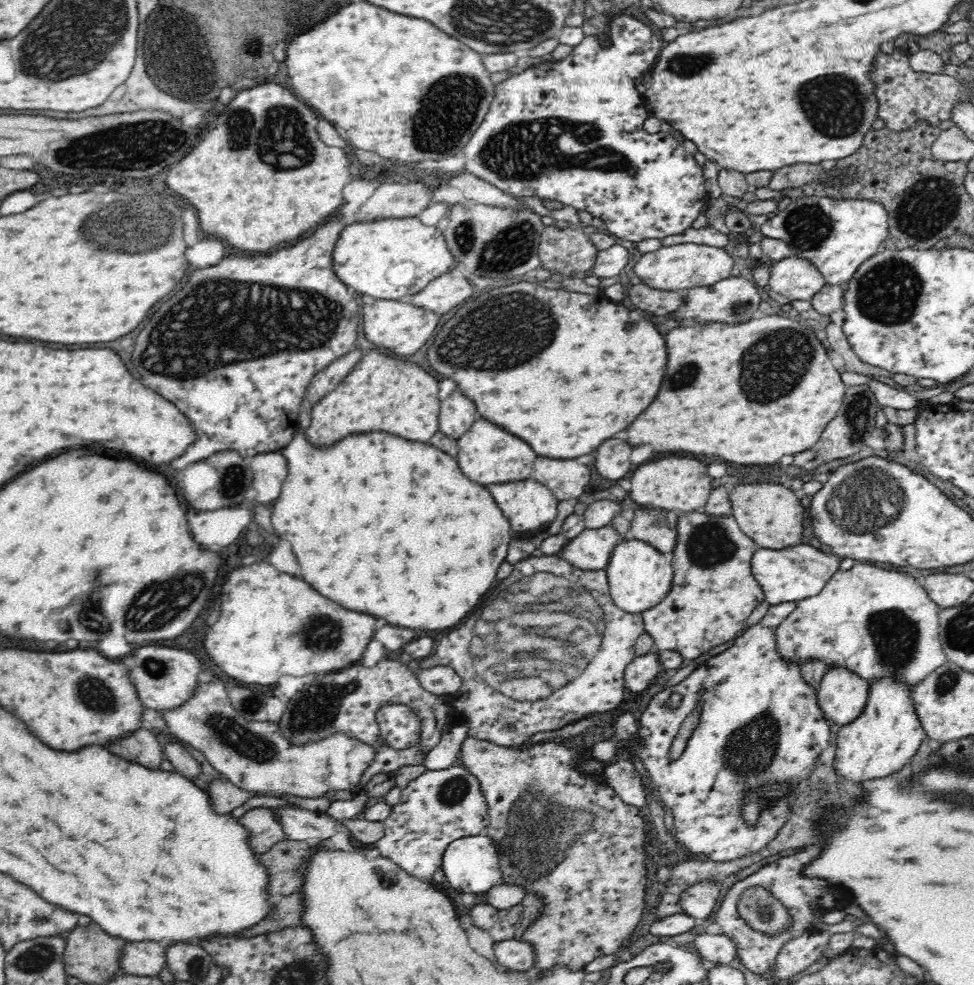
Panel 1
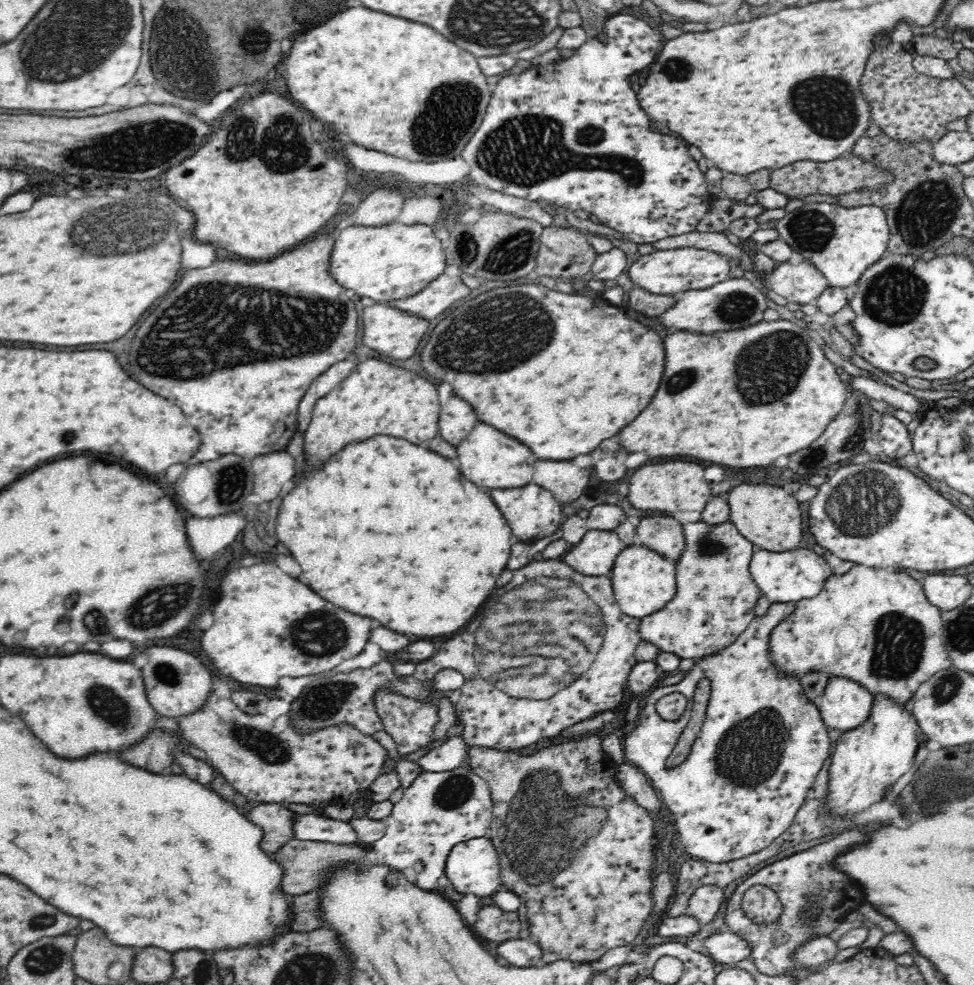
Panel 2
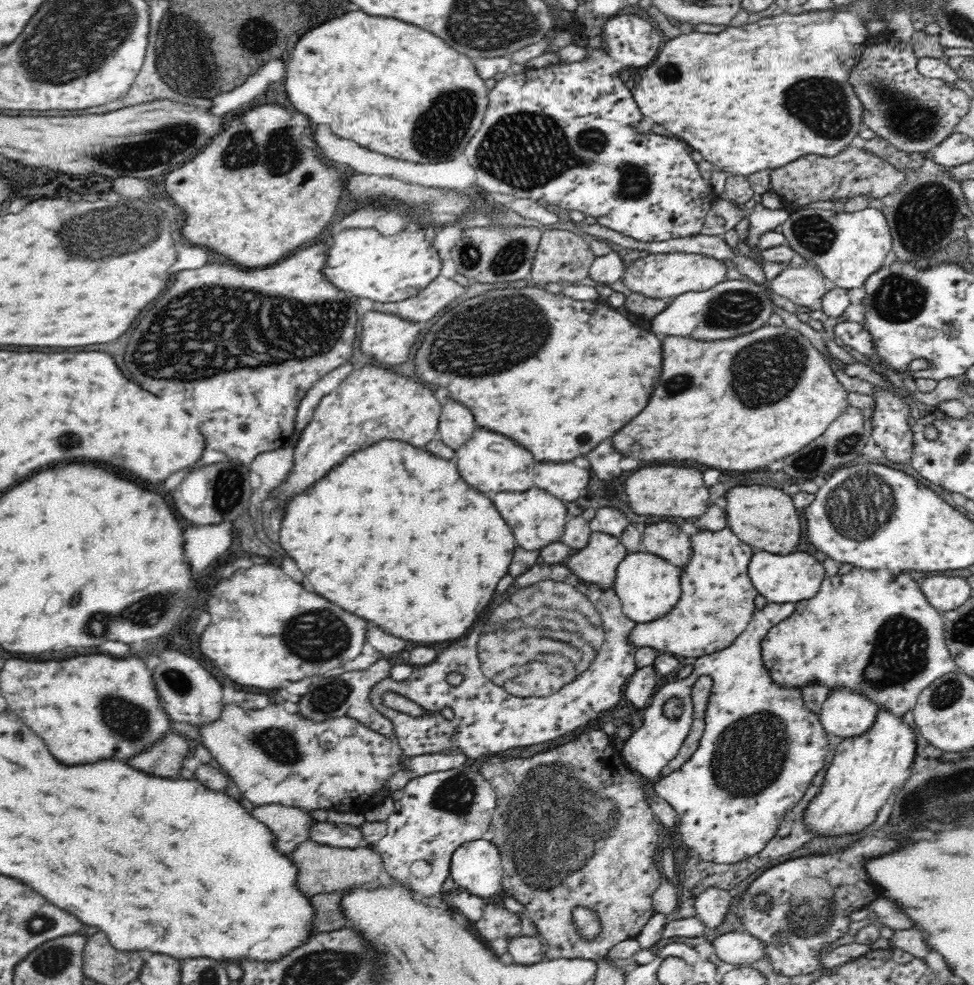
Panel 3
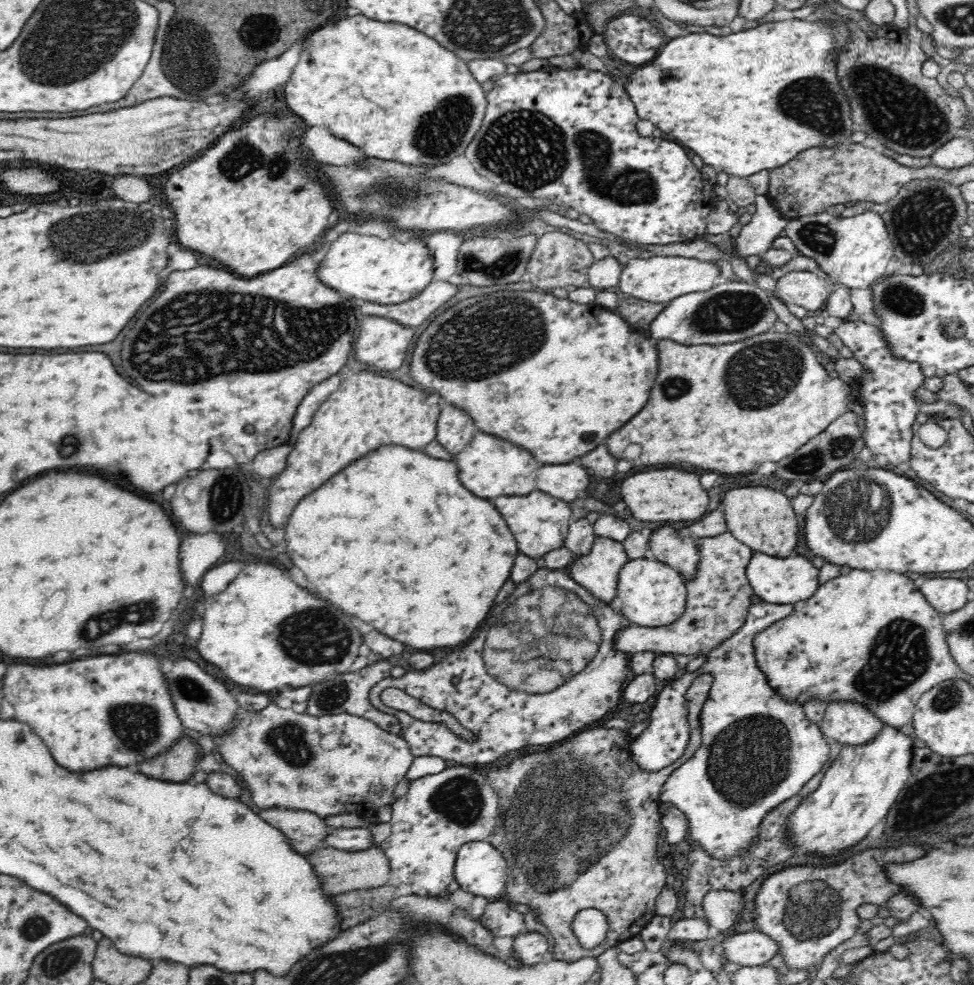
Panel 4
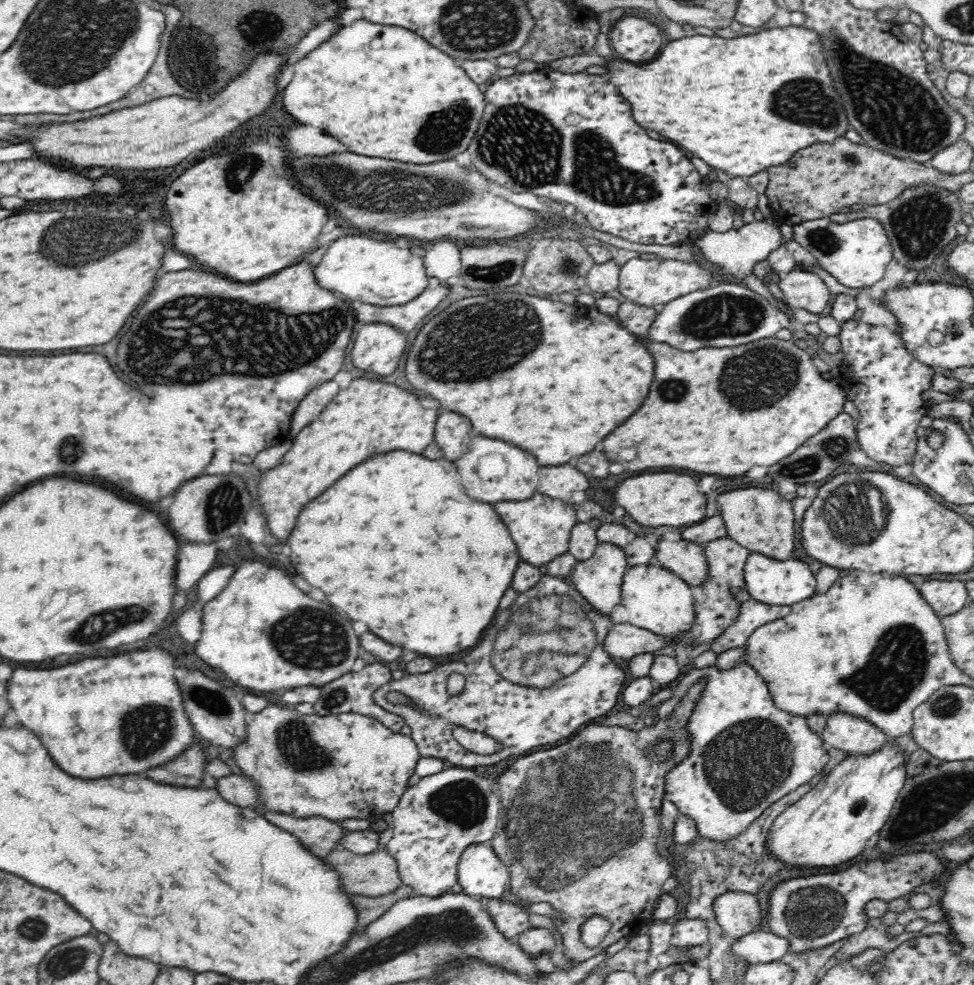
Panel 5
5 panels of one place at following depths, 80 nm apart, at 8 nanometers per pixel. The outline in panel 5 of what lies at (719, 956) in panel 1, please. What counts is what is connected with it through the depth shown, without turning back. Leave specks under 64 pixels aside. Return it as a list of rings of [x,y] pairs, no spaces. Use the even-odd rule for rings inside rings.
[[[752,931],[731,940],[730,947],[737,959],[750,965],[778,961],[788,953],[788,941],[770,932]]]

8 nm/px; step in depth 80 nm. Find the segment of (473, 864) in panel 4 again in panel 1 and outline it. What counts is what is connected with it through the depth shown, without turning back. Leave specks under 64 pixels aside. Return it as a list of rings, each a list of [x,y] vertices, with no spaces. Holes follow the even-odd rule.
[[[485,833],[477,836],[464,836],[450,842],[442,854],[440,866],[444,871],[445,880],[452,888],[462,893],[482,894],[496,882],[503,881],[498,850],[490,836]]]

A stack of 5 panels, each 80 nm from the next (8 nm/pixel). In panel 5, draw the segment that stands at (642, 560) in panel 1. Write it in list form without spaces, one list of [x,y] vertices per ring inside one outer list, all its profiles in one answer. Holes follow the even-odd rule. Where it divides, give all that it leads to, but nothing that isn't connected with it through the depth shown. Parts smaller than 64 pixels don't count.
[[[657,563],[628,567],[622,578],[620,598],[628,617],[627,623],[659,634],[668,640],[680,634],[684,636],[684,632],[694,622],[694,598],[690,585],[670,569]]]

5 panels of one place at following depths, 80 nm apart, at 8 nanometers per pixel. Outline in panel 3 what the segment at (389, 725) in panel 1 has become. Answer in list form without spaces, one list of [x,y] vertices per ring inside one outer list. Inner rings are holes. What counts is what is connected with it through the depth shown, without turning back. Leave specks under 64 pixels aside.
[[[544,562],[544,564],[535,563],[528,570],[514,577],[510,590],[512,588],[518,588],[518,590],[505,601],[515,605],[511,619],[524,620],[530,618],[533,622],[532,626],[539,628],[539,630],[557,635],[568,634],[568,617],[570,613],[576,613],[578,620],[582,620],[582,628],[586,628],[586,636],[582,636],[582,639],[586,640],[596,653],[594,662],[590,665],[590,668],[586,669],[586,672],[582,672],[576,680],[570,681],[570,684],[562,687],[554,695],[526,698],[512,696],[503,688],[494,688],[494,684],[486,680],[486,675],[480,671],[478,650],[484,650],[484,644],[482,644],[482,648],[478,648],[478,636],[482,634],[482,622],[476,620],[474,626],[470,630],[466,630],[464,638],[458,638],[456,642],[452,641],[449,646],[438,653],[438,656],[430,664],[413,666],[413,672],[408,679],[394,681],[391,677],[388,677],[378,682],[370,691],[371,703],[382,716],[388,719],[388,722],[392,723],[394,740],[398,741],[398,747],[402,749],[404,756],[411,758],[421,754],[432,754],[432,752],[448,752],[454,746],[457,746],[471,762],[476,758],[486,758],[486,756],[490,756],[490,753],[510,753],[516,748],[542,744],[542,742],[566,736],[566,734],[574,732],[576,728],[596,720],[602,712],[612,710],[620,702],[620,698],[623,698],[624,684],[637,669],[635,652],[638,646],[632,644],[629,639],[637,622],[625,615],[620,599],[612,586],[610,588],[600,588],[597,584],[582,580],[563,564],[550,565],[548,562]],[[448,672],[461,674],[464,676],[463,681],[455,687],[448,685],[446,683]],[[387,692],[399,694],[415,702],[423,709],[423,713],[411,717],[384,705],[383,696]],[[444,706],[449,706],[454,711],[455,717],[453,720],[448,721],[441,716],[440,711]]]

